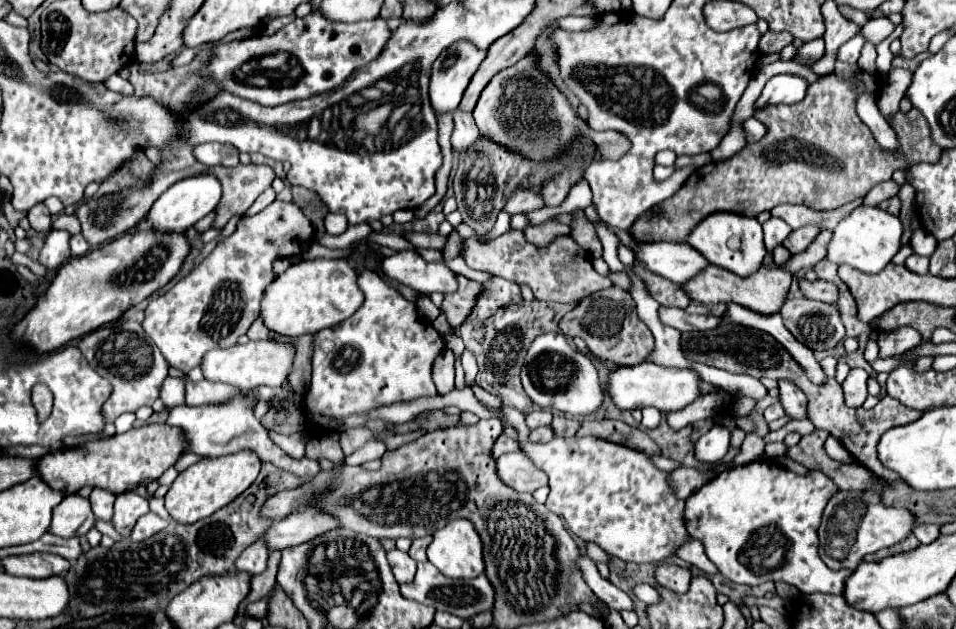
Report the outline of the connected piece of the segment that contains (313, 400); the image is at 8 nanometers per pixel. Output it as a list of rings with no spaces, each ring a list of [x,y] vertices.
[[[363,270],[359,288],[365,294],[361,308],[345,322],[313,336],[313,378],[303,406],[307,414],[305,426],[315,436],[329,432],[329,428],[317,424],[319,418],[339,422],[355,414],[365,416],[395,402],[437,396],[431,372],[435,358],[445,350],[443,336],[429,322],[423,322],[417,306],[387,286],[379,274]]]

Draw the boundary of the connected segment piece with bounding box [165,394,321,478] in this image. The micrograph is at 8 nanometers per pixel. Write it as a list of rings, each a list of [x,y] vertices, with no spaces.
[[[247,394],[247,396],[237,396],[225,404],[215,404],[215,406],[183,404],[183,406],[175,406],[173,410],[169,410],[169,418],[165,424],[183,430],[183,436],[187,442],[185,452],[193,452],[193,454],[201,454],[201,456],[227,456],[227,454],[235,454],[239,450],[253,450],[253,452],[257,452],[261,462],[269,462],[275,468],[295,474],[297,478],[319,474],[321,466],[317,460],[309,460],[309,458],[293,460],[271,440],[269,432],[253,416],[253,410],[251,410],[253,402],[255,402],[255,396]]]

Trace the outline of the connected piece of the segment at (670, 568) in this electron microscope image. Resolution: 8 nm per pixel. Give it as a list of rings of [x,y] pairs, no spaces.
[[[659,564],[655,568],[655,580],[657,584],[673,592],[687,592],[691,582],[691,570],[677,564]]]

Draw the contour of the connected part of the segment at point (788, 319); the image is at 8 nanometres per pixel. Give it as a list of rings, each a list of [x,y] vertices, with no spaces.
[[[787,298],[781,306],[785,328],[807,348],[827,350],[845,338],[845,326],[837,306],[801,298]]]

